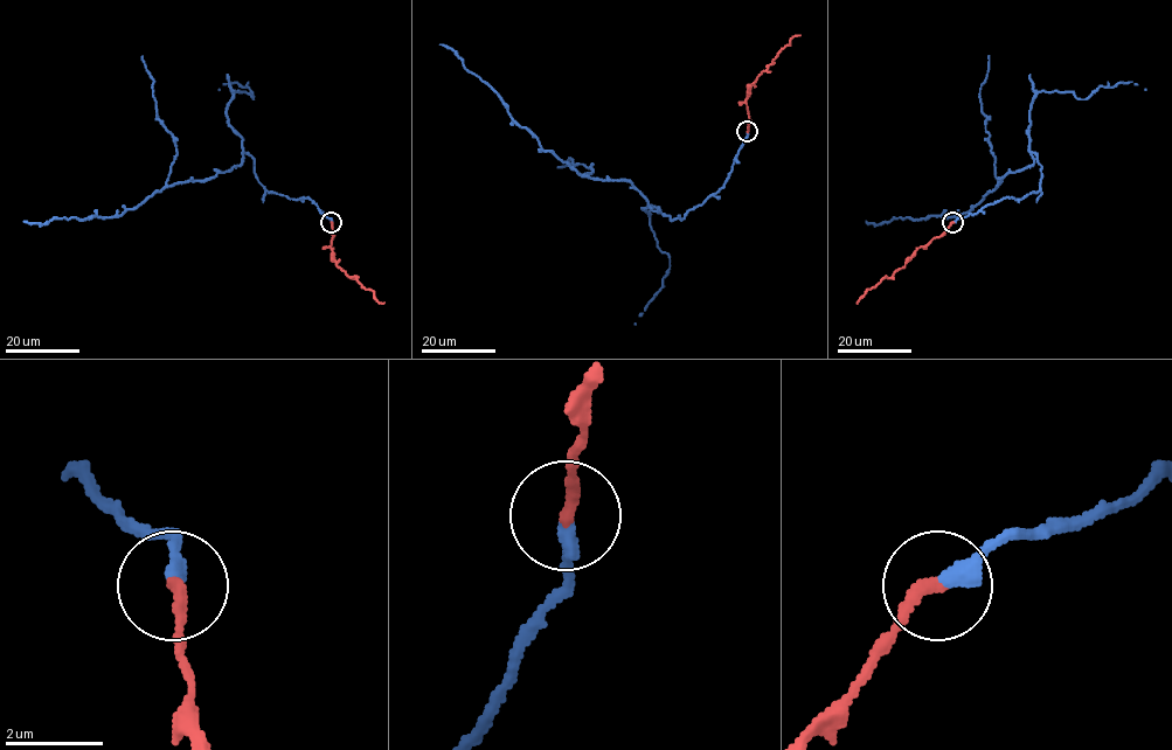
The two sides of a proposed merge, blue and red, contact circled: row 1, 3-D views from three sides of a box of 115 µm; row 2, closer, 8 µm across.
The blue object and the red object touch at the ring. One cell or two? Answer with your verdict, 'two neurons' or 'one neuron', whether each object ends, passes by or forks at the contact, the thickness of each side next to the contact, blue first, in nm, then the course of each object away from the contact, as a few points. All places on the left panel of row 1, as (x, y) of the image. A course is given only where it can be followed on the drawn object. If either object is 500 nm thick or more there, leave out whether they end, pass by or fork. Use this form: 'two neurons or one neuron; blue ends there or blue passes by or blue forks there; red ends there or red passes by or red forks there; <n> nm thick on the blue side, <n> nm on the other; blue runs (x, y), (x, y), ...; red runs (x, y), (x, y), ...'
one neuron; blue ends there; red ends there; 360 nm thick on the blue side, 260 nm on the other; blue runs (332, 222), (309, 198), (269, 192), (255, 160), (242, 153), (230, 169), (166, 186), (120, 215), (23, 221); red runs (332, 222), (330, 245), (337, 266), (349, 277), (355, 276), (378, 301), (385, 303)

